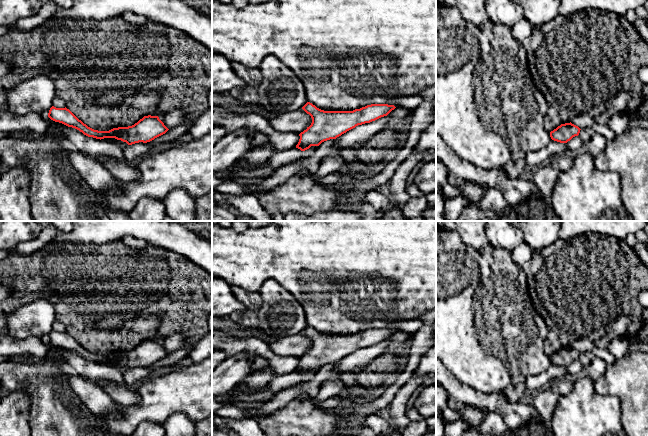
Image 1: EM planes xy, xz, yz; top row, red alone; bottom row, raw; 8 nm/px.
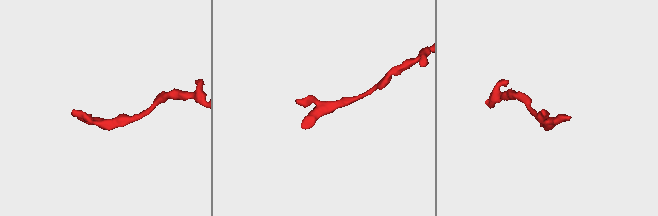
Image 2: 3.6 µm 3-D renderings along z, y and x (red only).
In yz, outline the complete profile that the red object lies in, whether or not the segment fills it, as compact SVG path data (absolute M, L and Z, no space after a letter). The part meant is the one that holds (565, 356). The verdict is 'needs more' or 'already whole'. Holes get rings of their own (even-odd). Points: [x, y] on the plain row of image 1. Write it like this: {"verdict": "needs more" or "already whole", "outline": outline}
{"verdict": "already whole", "outline": "M565 347L558 350L556 353L550 356L550 361L552 364L567 367L573 361L578 360L580 357L580 352L574 348Z"}

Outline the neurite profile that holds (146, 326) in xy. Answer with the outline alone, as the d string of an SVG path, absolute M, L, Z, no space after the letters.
M146 316L135 318L133 320L125 321L120 333L127 335L129 333L135 333L140 335L145 340L150 338L158 339L156 332L158 332L161 319L158 316Z

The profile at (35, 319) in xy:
M47 299L27 303L7 314L8 334L14 338L39 338L46 343L56 320L55 306Z

